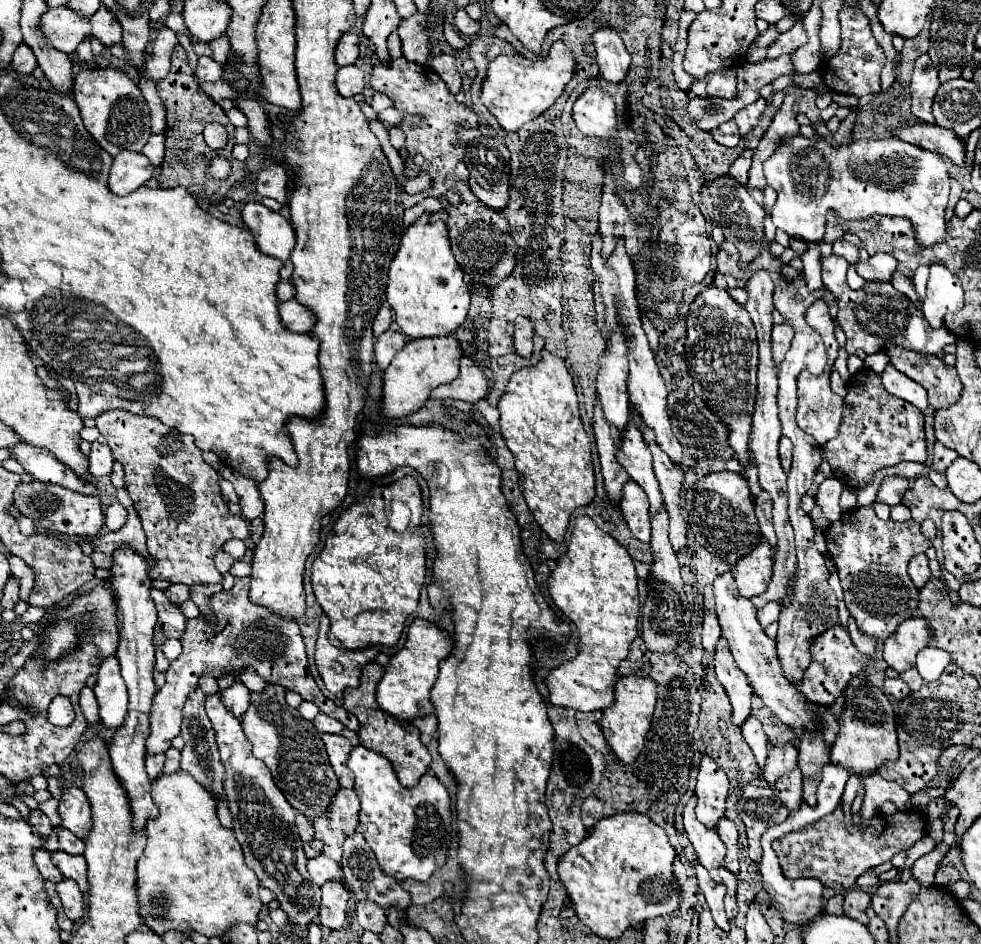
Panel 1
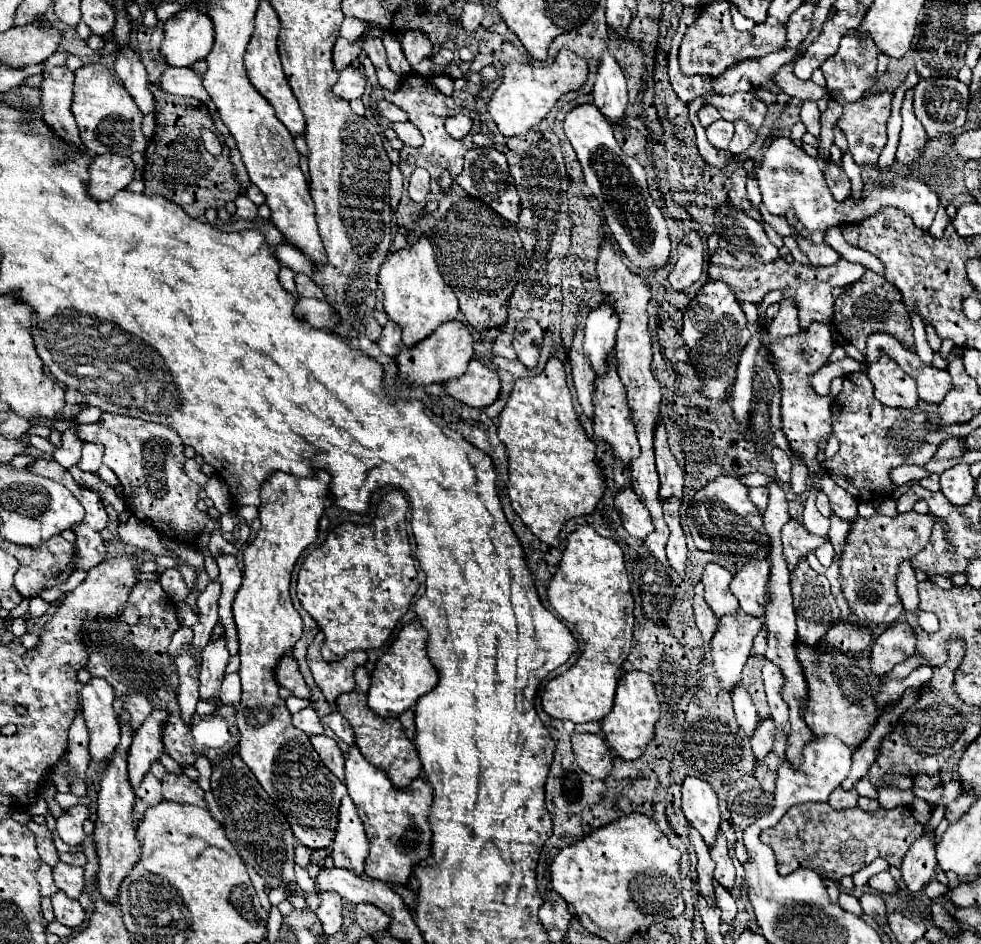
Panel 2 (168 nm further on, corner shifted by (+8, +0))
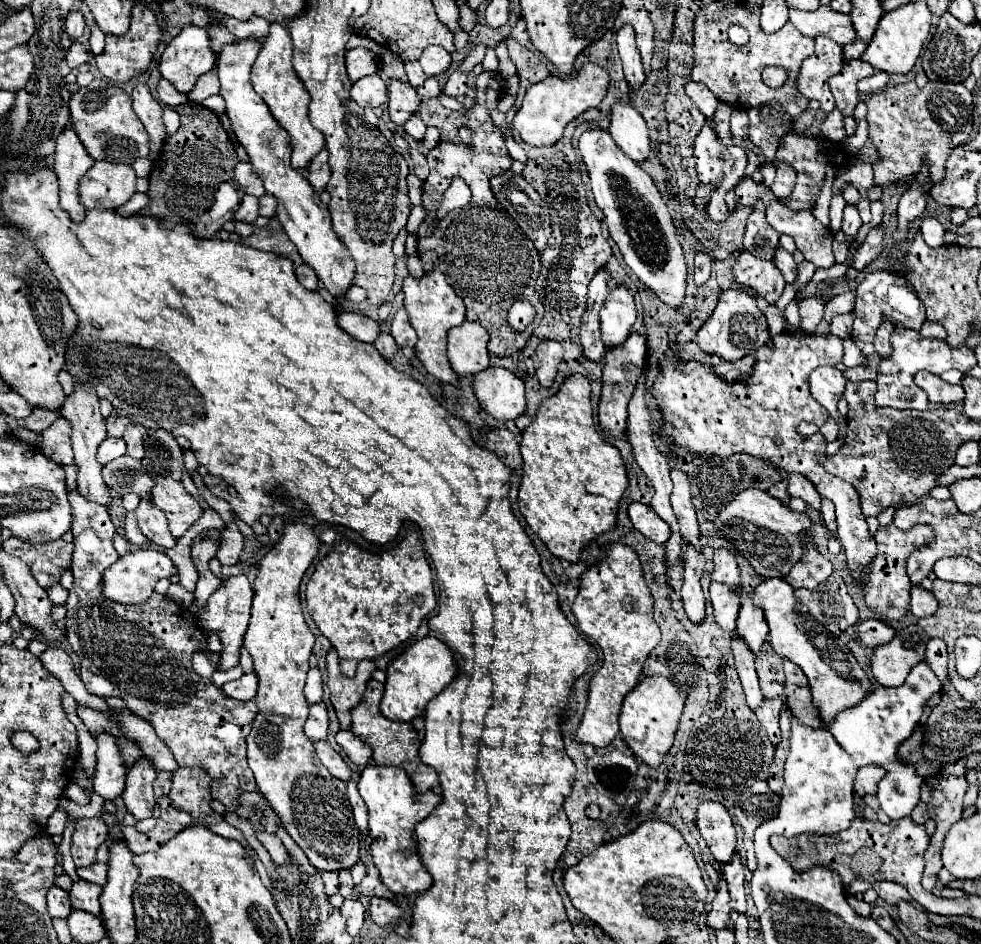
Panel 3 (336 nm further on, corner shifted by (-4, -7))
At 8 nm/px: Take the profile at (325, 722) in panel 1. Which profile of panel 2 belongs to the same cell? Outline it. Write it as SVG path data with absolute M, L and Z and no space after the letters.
M309 706L309 708L303 708L299 714L293 714L293 722L295 722L295 728L303 730L305 734L313 736L313 734L323 734L323 724L319 722L319 716L317 712Z

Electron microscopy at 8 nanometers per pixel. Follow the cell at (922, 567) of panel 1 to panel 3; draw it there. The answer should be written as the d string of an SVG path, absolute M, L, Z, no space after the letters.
M913 585L911 587L911 603L909 603L911 613L921 619L921 617L929 617L935 613L937 609L937 599L933 597L931 591L923 589L921 585Z

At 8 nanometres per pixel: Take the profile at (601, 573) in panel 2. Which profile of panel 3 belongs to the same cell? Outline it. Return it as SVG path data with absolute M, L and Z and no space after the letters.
M623 543L609 545L607 557L599 565L593 565L583 573L581 589L579 589L579 595L573 603L573 615L577 619L581 633L587 635L591 641L595 641L599 645L599 649L603 651L603 665L595 673L595 677L589 685L587 709L583 713L583 719L581 719L581 725L575 733L575 739L579 743L589 743L593 747L607 747L615 739L615 735L619 733L619 713L621 713L623 699L639 683L639 679L643 675L643 663L661 639L659 625L653 619L651 591L645 583L643 569L641 569L641 563L637 559L637 553L629 545L623 545Z

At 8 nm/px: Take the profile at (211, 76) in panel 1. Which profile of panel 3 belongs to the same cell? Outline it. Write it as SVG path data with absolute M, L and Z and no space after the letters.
M167 79L159 81L157 95L165 107L177 107L187 101L187 95L179 95L179 91L175 91L175 87L171 87L171 83L167 83Z

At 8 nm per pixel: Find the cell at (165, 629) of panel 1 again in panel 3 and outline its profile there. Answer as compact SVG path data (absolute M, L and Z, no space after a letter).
M69 491L69 503L73 511L73 587L69 591L69 599L65 603L67 617L67 641L71 643L73 651L79 657L79 677L85 683L87 691L97 697L119 697L127 703L127 709L137 717L149 721L157 733L157 737L171 749L179 767L203 767L213 779L211 793L213 799L221 801L227 811L235 811L239 807L239 795L243 791L257 791L253 773L247 765L245 757L245 737L251 731L253 719L257 717L259 709L255 701L237 701L225 695L223 689L215 687L215 683L207 677L201 677L193 671L191 655L201 651L209 657L213 667L219 665L219 655L211 649L203 649L207 639L203 631L197 627L197 619L179 603L153 593L141 605L119 605L113 603L103 595L101 577L107 567L111 567L119 555L113 549L115 527L109 519L105 507L91 503L79 495L79 491Z

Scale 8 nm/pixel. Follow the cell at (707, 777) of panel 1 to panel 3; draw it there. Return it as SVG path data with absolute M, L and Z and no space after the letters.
M701 801L697 809L697 827L713 857L719 863L729 863L737 847L737 837L727 809L717 801Z

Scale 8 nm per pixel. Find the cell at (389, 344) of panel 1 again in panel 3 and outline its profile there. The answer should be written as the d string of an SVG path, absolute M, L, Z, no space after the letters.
M399 309L399 311L395 313L395 317L393 317L393 321L391 321L391 335L395 337L395 341L397 341L399 347L415 347L415 343L417 343L417 333L415 333L415 329L411 327L405 309Z

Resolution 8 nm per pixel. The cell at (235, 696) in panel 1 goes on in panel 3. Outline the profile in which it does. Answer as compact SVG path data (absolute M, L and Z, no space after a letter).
M243 673L241 679L225 683L223 691L239 701L247 701L247 699L255 699L257 695L257 673Z

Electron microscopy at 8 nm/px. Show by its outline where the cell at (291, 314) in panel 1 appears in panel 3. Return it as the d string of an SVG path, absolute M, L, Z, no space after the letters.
M339 313L339 325L355 339L367 341L367 343L375 343L375 339L381 333L381 327L377 321L359 313Z

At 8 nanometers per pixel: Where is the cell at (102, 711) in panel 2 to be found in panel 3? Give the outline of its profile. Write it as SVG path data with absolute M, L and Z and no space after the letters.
M107 733L99 735L97 747L97 773L93 781L93 791L97 791L105 801L115 801L125 789L127 769L119 759L119 747L115 743L115 737L107 737Z

